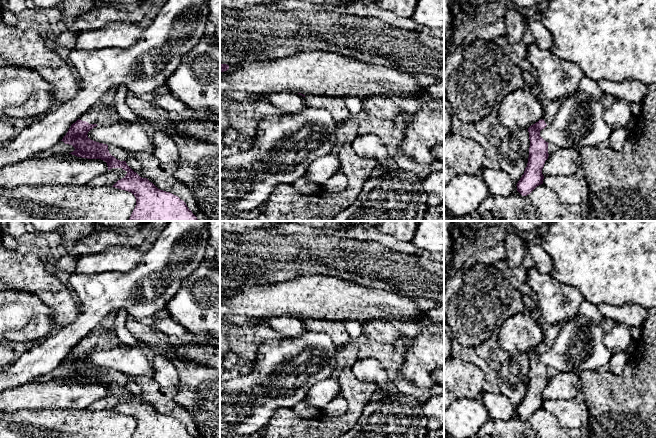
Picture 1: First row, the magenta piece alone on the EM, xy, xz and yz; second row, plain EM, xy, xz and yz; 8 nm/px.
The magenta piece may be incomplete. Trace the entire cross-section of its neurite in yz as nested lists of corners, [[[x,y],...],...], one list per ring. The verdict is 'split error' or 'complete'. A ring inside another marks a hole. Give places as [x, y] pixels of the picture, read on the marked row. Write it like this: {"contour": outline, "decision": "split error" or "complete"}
{"contour": [[[560,98],[544,103],[543,118],[528,128],[530,140],[528,163],[524,174],[516,185],[517,191],[522,196],[527,196],[537,186],[543,184],[542,169],[549,156],[549,143],[540,136],[540,131],[554,122],[564,100],[564,98]]], "decision": "split error"}

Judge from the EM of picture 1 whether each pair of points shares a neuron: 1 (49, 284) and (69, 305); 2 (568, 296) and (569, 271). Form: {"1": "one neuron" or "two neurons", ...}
{"1": "one neuron", "2": "two neurons"}

